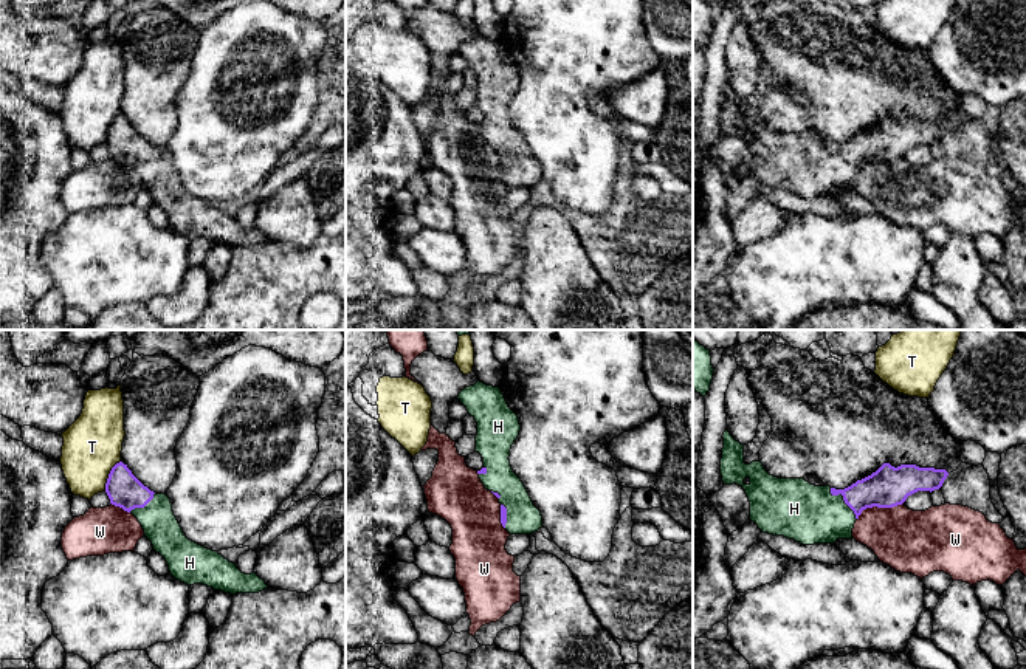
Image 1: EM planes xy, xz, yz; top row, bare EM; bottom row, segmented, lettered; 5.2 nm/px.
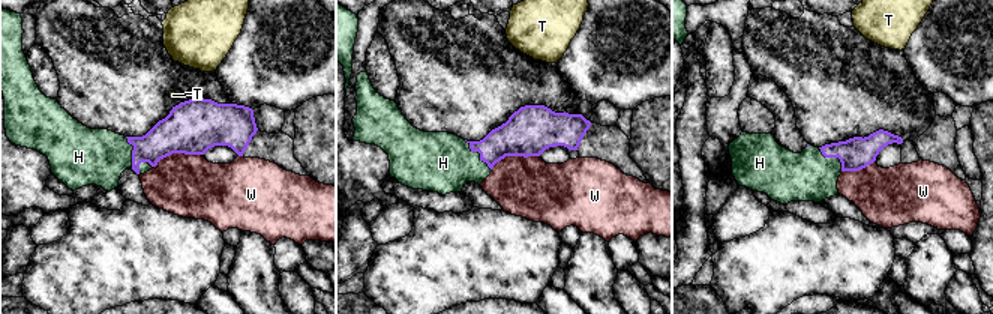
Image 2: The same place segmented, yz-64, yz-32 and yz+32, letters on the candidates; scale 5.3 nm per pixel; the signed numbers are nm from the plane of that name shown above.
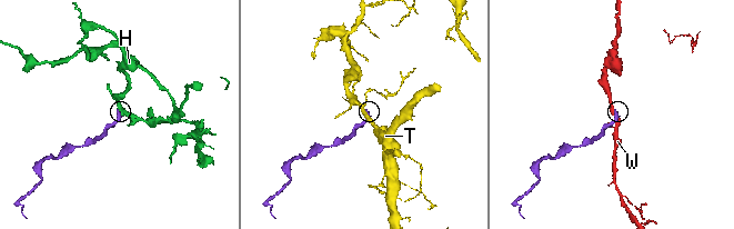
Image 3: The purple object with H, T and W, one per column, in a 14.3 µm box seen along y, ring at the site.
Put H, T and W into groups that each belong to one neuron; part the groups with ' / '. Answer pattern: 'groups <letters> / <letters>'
groups H / T / W

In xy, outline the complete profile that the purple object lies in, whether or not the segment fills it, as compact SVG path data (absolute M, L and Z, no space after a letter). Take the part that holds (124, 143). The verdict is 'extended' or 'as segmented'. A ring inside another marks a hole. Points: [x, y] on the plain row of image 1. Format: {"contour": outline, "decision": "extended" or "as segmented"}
{"contour": "M122 115L112 121L105 146L112 158L138 172L146 190L166 212L175 232L231 248L259 246L268 242L256 226L245 228L217 204L189 194L174 169L170 152L144 139Z", "decision": "extended"}

